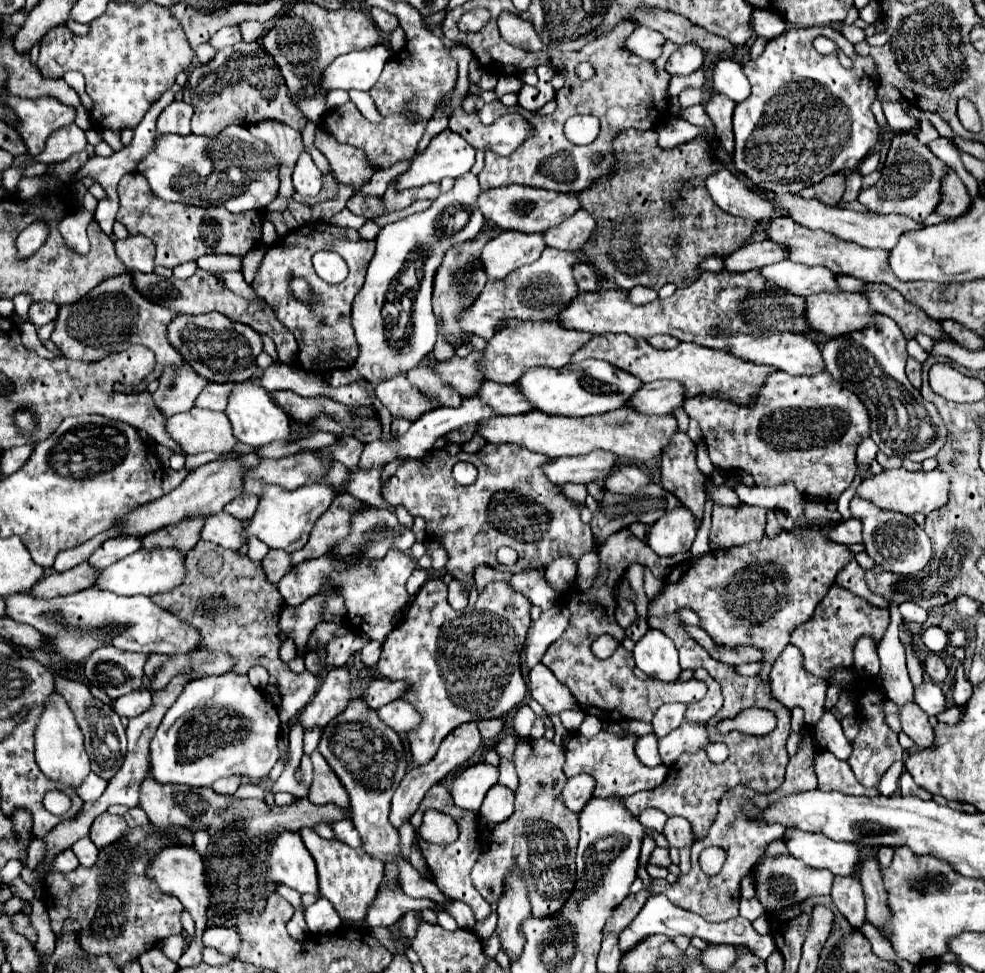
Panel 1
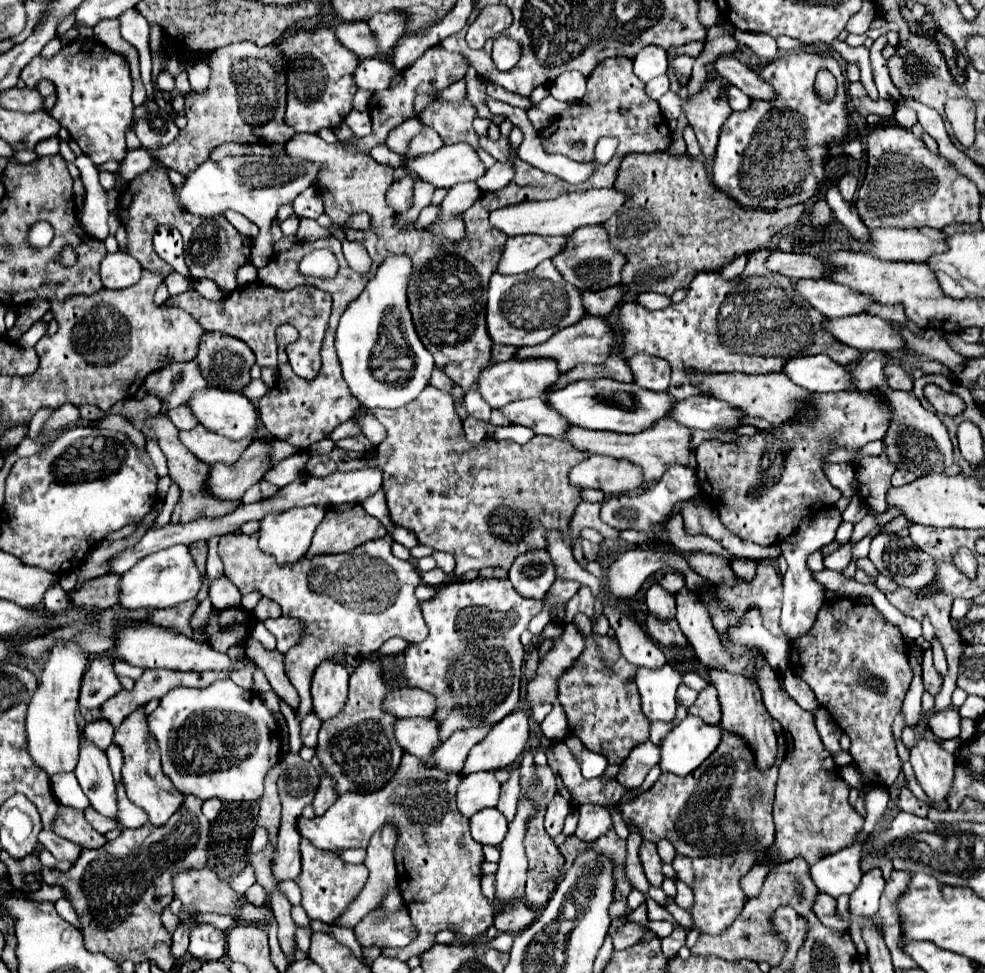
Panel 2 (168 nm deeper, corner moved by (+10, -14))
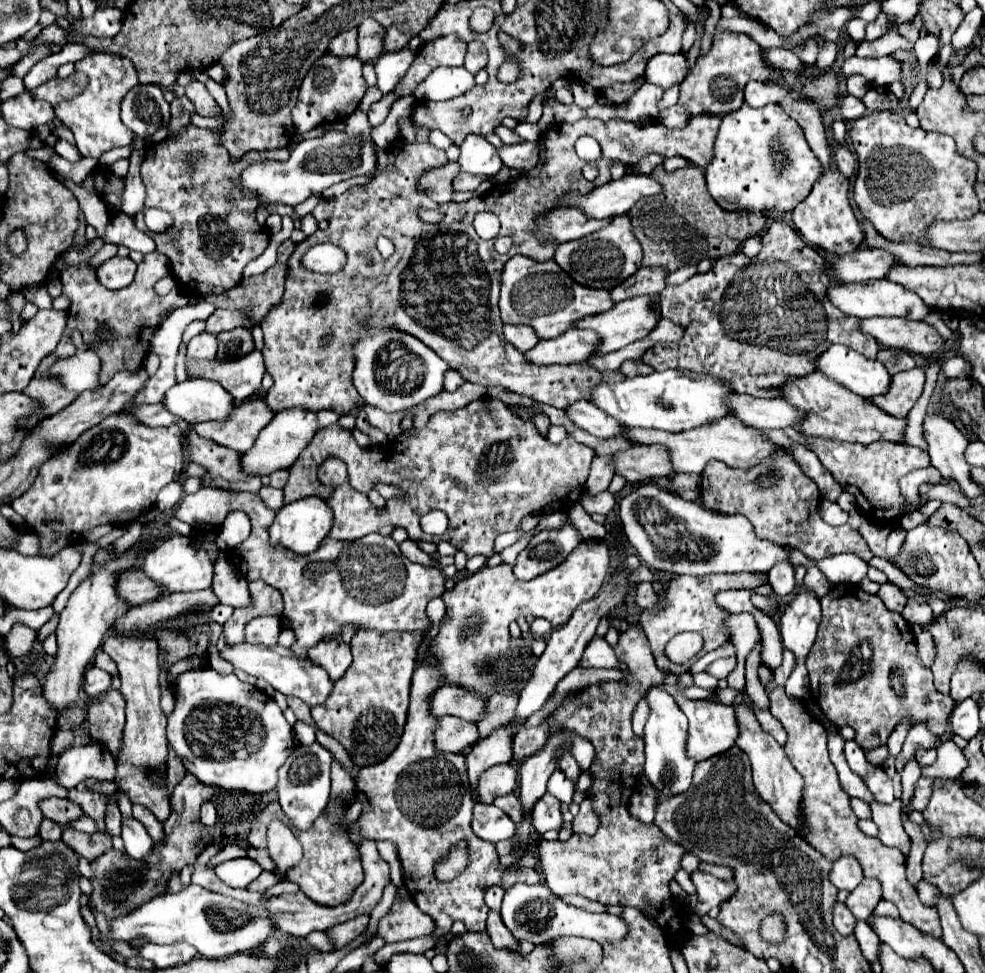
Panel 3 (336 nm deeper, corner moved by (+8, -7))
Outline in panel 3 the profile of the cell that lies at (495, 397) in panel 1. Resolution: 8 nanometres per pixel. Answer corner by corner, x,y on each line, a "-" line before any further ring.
576,401
574,405
568,405
564,413
576,427
600,439
610,439
624,431
624,427
616,419
608,417
604,411
594,407
590,401

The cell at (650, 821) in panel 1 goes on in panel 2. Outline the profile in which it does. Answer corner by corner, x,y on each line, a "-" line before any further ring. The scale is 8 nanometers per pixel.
660,840
658,842
658,854
660,854
660,858
664,860
664,862
672,862
674,860
674,856
676,856
676,850
672,848
672,844
668,844
668,840

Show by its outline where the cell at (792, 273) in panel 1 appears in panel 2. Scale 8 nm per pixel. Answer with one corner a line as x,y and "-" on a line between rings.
796,280
796,290
828,318
864,314
868,312
868,306
876,302
872,296
830,280

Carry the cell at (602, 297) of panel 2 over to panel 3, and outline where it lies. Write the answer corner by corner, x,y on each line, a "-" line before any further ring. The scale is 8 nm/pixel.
640,267
638,273
630,275
622,285
610,289
610,299
618,303
638,295
658,295
664,289
664,279
666,279
666,271
662,271
660,267
654,269

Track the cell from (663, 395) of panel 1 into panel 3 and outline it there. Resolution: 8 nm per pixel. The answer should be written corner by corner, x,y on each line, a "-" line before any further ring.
732,393
726,401
730,401
730,409
734,409
730,415
738,417
744,425
754,425
756,429
786,429
804,419
804,413
796,411
784,399
758,399
752,395

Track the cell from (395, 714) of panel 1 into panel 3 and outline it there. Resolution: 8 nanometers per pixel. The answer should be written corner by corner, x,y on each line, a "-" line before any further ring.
438,717
438,729
434,729
434,743
444,753
460,753
478,741
476,725
458,717

